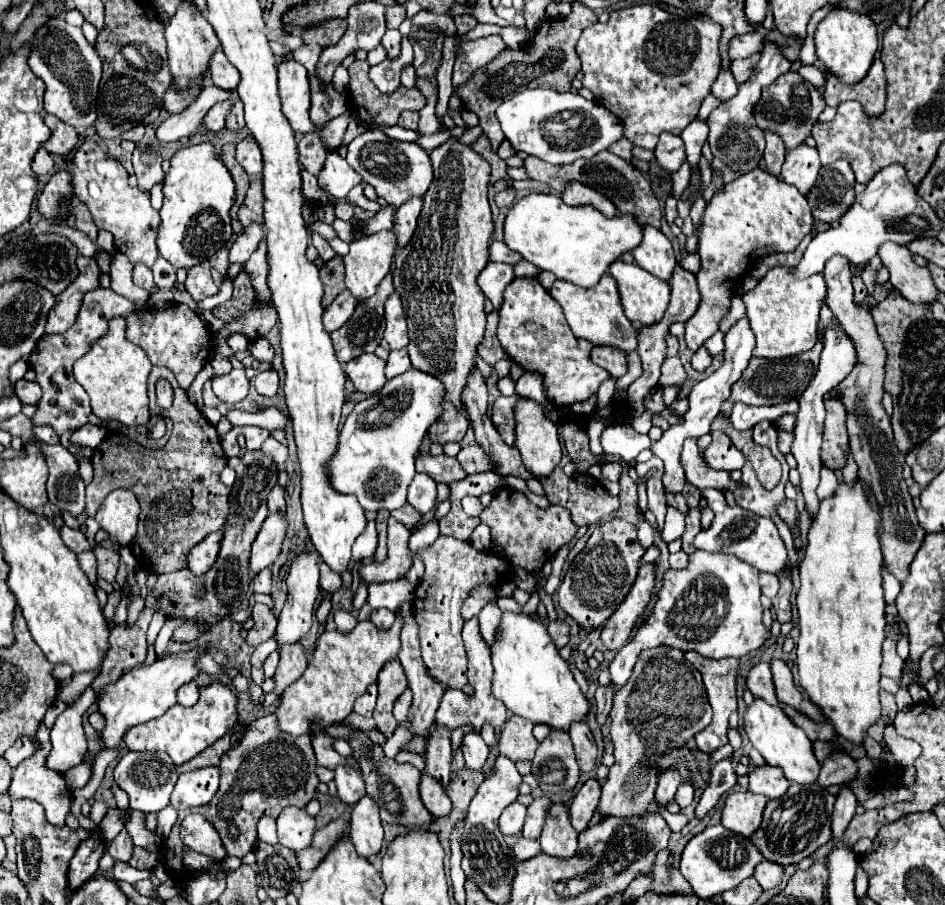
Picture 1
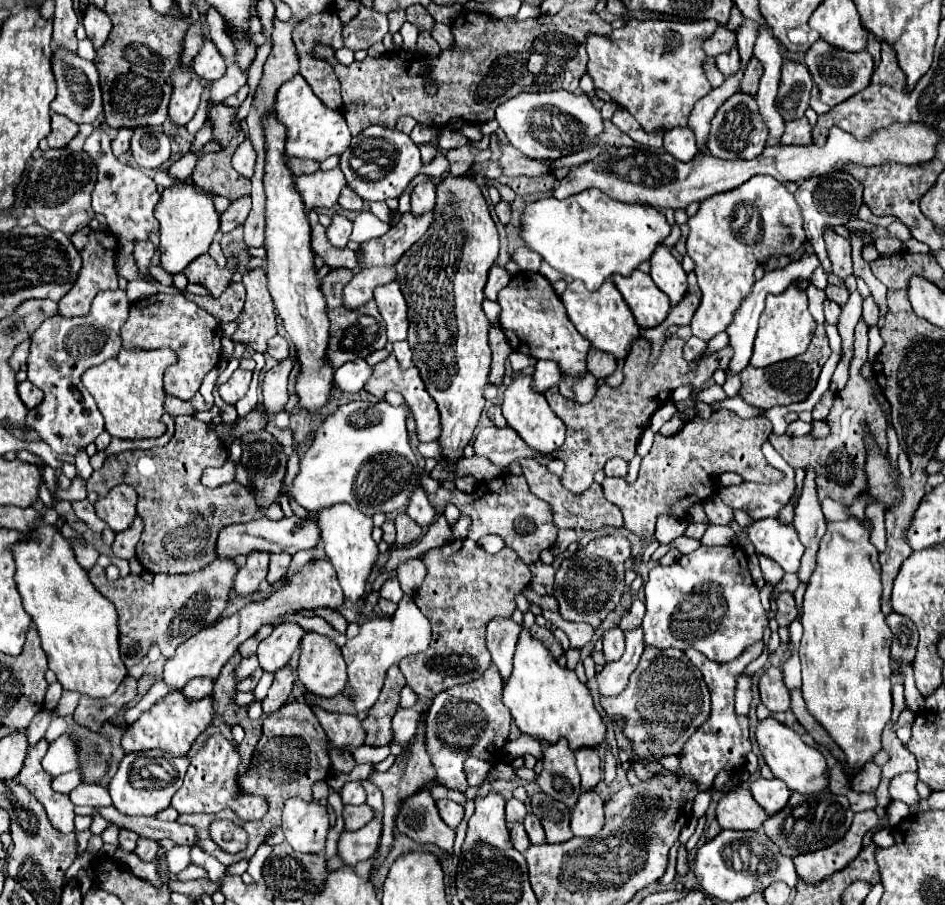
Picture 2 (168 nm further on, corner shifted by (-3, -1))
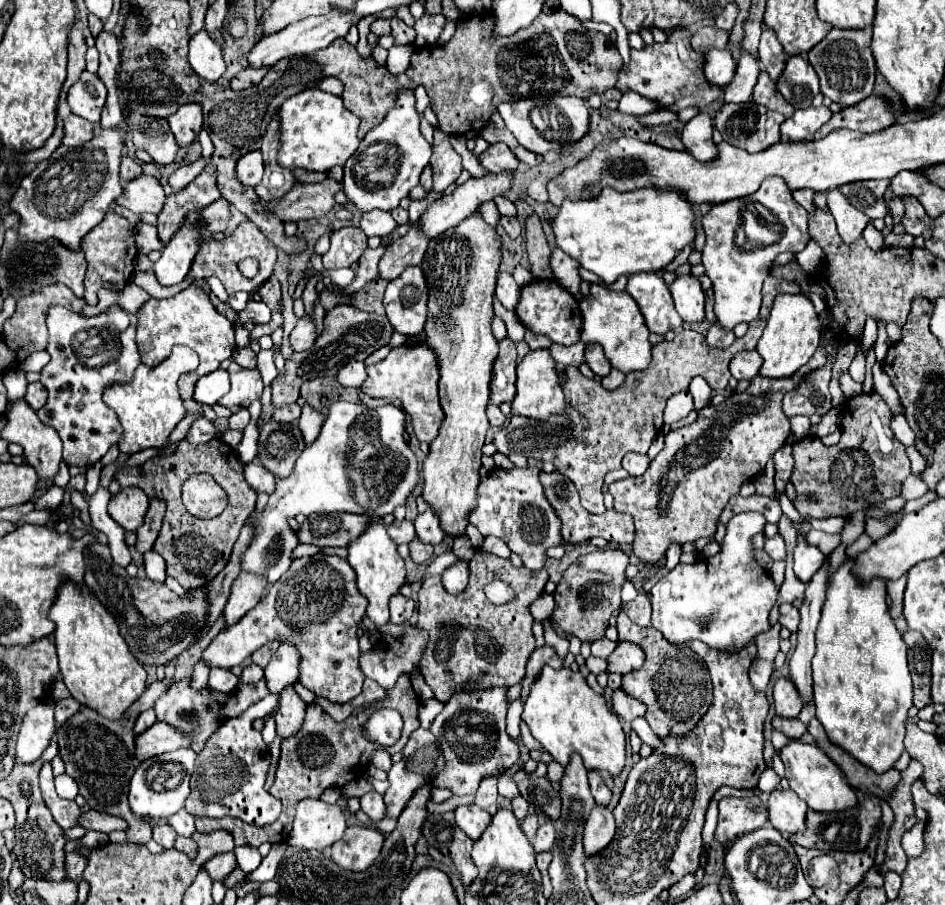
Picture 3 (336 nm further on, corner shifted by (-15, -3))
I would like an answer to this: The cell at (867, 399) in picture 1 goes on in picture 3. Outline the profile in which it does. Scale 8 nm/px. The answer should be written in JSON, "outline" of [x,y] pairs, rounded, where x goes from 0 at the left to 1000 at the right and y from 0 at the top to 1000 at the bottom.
{"outline":[[[886,209],[875,211],[875,229],[877,229],[879,238],[884,240],[886,255],[894,271],[901,271],[903,266],[907,266],[911,262],[913,253],[917,251],[917,246],[922,244],[920,240],[913,240],[913,235],[909,235],[907,231],[901,231],[901,227],[896,227],[896,220],[892,218],[892,213],[886,213]]]}

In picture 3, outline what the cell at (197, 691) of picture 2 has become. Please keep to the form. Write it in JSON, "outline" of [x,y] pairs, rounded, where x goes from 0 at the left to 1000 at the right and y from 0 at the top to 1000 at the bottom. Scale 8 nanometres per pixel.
{"outline":[[[223,739],[221,744],[221,761],[234,764],[234,766],[244,766],[251,757],[251,748],[244,741],[238,739]]]}

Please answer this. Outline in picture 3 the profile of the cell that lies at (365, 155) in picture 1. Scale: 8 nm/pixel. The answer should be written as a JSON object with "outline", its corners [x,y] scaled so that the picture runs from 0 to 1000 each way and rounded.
{"outline":[[[424,101],[420,116],[410,125],[403,138],[395,140],[380,158],[380,165],[365,182],[363,211],[382,233],[414,233],[443,202],[446,189],[456,176],[456,160],[443,145],[443,127],[439,123],[437,101]]]}

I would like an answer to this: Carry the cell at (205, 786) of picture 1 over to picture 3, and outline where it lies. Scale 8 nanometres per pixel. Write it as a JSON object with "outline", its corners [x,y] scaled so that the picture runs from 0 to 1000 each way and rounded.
{"outline":[[[285,766],[259,788],[244,792],[234,799],[234,803],[219,817],[215,830],[208,834],[206,854],[202,859],[202,878],[196,885],[196,894],[206,903],[253,903],[266,912],[289,909],[299,894],[297,883],[280,874],[280,856],[285,850],[283,823],[276,810],[268,806],[268,797],[285,790],[295,775],[293,766]]]}

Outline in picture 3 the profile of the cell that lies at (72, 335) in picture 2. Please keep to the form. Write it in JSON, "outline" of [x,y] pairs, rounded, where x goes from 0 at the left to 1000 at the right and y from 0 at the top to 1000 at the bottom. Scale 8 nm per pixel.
{"outline":[[[56,337],[50,346],[52,379],[50,390],[54,399],[43,408],[43,423],[52,434],[48,450],[39,454],[39,461],[60,474],[67,487],[67,507],[71,514],[98,514],[105,509],[117,492],[122,492],[130,478],[120,452],[113,452],[107,436],[115,423],[134,423],[141,417],[147,399],[143,381],[143,350],[134,346],[137,359],[115,359],[113,346],[90,350],[69,339]]]}

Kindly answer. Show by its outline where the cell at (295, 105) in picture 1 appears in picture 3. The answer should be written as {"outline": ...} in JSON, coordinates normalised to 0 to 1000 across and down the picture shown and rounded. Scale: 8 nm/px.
{"outline":[[[335,96],[306,107],[295,120],[295,131],[299,160],[293,178],[304,187],[319,185],[327,189],[348,189],[354,182],[365,182],[380,160],[380,131],[365,120],[361,107],[348,105]]]}

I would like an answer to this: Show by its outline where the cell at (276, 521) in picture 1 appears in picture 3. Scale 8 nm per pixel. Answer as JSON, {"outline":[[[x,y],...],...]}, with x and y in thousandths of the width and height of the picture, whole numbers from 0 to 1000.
{"outline":[[[257,631],[247,644],[244,660],[236,675],[240,691],[251,688],[263,673],[268,673],[278,660],[280,651],[283,651],[283,642],[278,642],[278,635]]]}

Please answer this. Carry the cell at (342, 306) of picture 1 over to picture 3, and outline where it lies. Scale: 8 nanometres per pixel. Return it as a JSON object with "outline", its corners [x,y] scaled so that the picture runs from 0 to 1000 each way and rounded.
{"outline":[[[441,246],[429,262],[410,273],[405,286],[401,288],[401,306],[407,310],[416,310],[431,295],[443,293],[452,275],[452,269],[454,266],[443,257],[443,246]]]}

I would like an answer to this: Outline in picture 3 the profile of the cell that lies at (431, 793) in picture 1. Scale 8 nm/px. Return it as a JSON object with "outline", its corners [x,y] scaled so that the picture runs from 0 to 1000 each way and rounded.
{"outline":[[[492,890],[492,892],[484,892],[481,894],[481,907],[484,912],[501,927],[505,929],[511,920],[511,916],[517,912],[520,901],[515,896],[511,896],[505,890]]]}

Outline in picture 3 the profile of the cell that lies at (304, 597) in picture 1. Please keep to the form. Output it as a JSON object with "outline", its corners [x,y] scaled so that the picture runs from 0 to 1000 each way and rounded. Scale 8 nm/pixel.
{"outline":[[[299,708],[295,717],[289,722],[285,735],[280,737],[280,750],[287,766],[297,766],[297,761],[306,755],[312,755],[316,748],[319,724],[316,717],[308,708]]]}

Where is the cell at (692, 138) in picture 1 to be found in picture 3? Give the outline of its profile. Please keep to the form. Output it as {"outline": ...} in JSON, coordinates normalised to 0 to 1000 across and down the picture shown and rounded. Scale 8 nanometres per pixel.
{"outline":[[[784,56],[778,87],[765,98],[765,114],[774,114],[774,112],[788,114],[788,112],[793,112],[797,96],[801,92],[803,78],[805,78],[803,76],[803,63],[799,59]]]}

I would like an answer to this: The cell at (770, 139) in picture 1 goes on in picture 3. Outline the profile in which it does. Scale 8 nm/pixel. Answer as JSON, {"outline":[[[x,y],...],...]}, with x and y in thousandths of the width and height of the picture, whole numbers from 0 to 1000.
{"outline":[[[805,25],[805,48],[803,48],[803,65],[805,74],[814,81],[818,90],[822,90],[831,76],[833,59],[829,56],[829,50],[822,45],[822,39],[818,32],[814,32],[810,25]]]}

